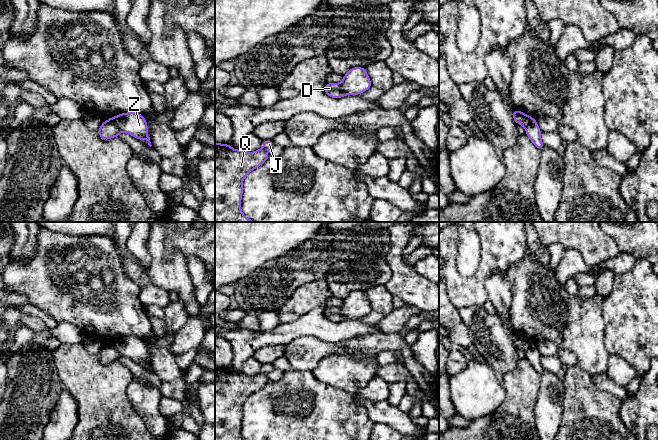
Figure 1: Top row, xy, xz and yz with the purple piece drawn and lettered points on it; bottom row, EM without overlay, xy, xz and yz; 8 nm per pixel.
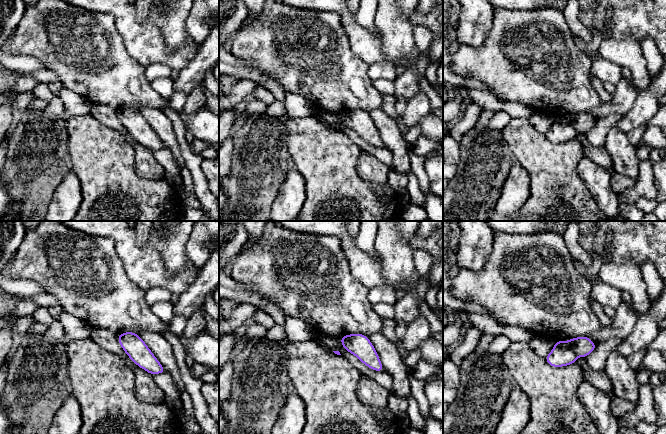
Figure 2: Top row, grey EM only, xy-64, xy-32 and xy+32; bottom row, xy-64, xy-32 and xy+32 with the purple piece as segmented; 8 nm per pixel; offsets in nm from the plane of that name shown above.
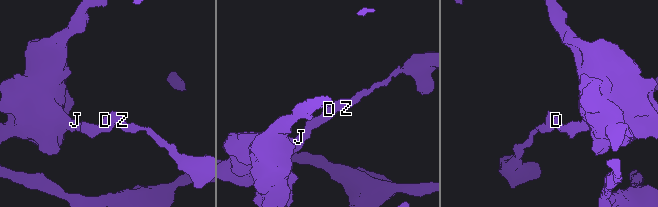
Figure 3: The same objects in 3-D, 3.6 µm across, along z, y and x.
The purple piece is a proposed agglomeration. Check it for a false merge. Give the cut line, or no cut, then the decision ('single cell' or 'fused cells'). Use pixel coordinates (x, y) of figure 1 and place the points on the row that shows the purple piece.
cut xy (111, 118), (121, 130); fused cells

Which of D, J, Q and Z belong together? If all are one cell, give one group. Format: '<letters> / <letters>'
D J Q / Z

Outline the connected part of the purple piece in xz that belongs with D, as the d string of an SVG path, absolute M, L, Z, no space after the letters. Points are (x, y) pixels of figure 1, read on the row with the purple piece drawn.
M326 83L324 84L324 92L331 98L342 98L346 95L340 83Z

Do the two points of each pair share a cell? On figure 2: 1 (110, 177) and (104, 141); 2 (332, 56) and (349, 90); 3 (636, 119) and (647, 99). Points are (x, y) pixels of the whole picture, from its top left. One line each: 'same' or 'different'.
1: same
2: same
3: same

